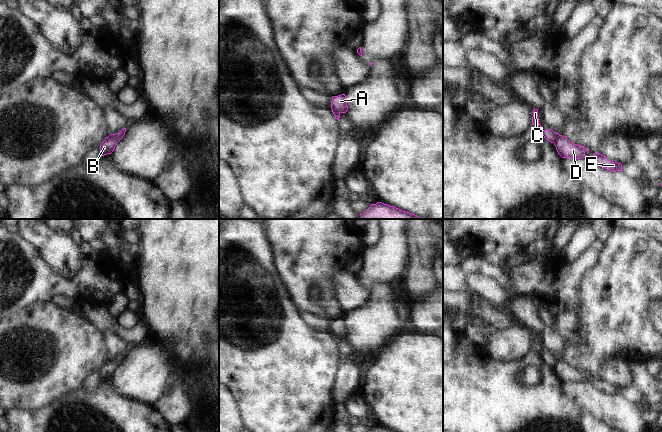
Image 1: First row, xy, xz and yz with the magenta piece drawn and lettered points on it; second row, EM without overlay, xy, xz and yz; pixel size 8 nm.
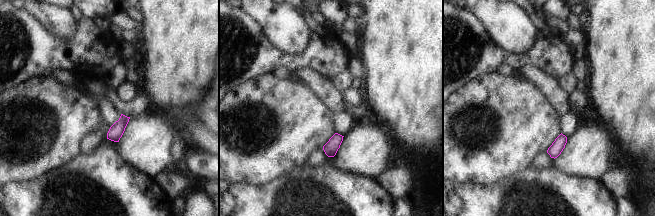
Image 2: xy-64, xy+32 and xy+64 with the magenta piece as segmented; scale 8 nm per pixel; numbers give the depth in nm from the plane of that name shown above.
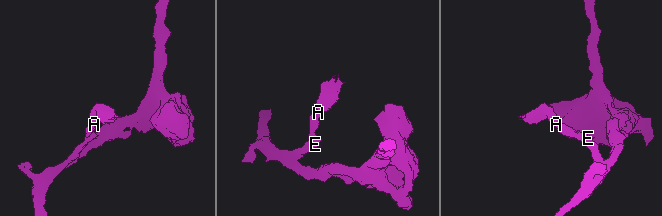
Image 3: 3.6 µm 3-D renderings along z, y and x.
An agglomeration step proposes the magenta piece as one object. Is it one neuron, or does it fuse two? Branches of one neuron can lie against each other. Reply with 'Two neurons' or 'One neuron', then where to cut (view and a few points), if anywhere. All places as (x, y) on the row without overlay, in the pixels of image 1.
Two neurons. Split along xy (109, 359), (118, 365)

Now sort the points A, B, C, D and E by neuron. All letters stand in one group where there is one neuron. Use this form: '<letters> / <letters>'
A C / B D E

